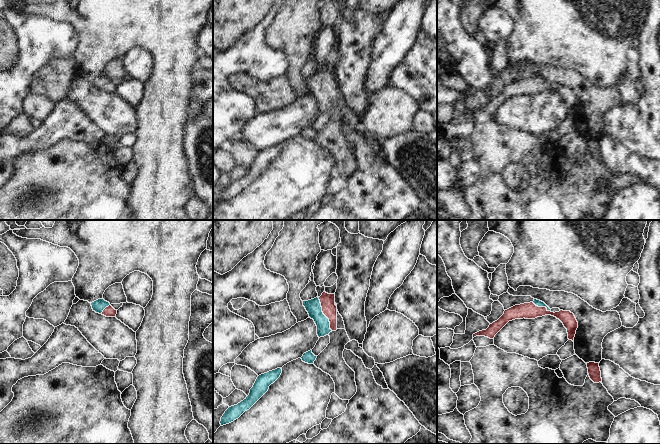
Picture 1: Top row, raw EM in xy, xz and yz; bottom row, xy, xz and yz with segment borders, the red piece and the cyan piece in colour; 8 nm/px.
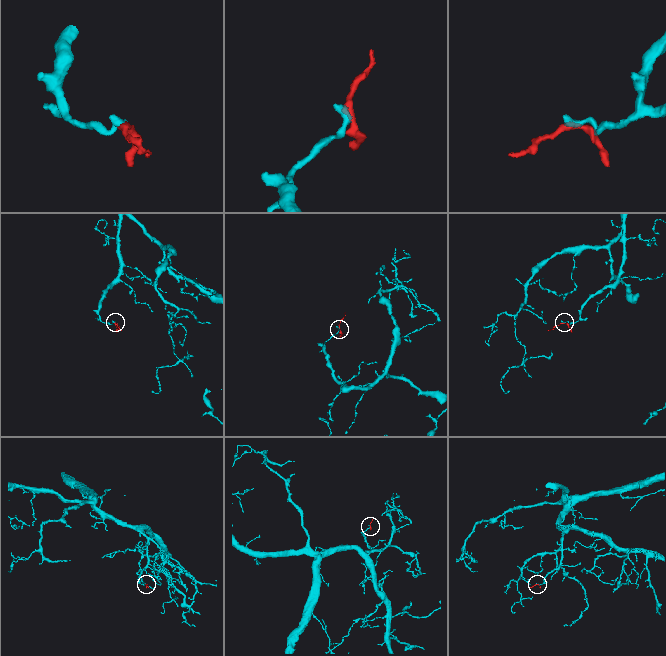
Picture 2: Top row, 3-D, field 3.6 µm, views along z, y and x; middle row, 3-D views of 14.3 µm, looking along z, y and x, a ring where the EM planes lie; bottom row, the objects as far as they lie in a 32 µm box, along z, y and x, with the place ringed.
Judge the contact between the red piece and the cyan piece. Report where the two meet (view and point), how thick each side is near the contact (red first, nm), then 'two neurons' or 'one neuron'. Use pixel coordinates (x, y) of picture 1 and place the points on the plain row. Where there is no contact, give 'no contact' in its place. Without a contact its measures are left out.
xz (323, 89) | 120/120 nm | one neuron

